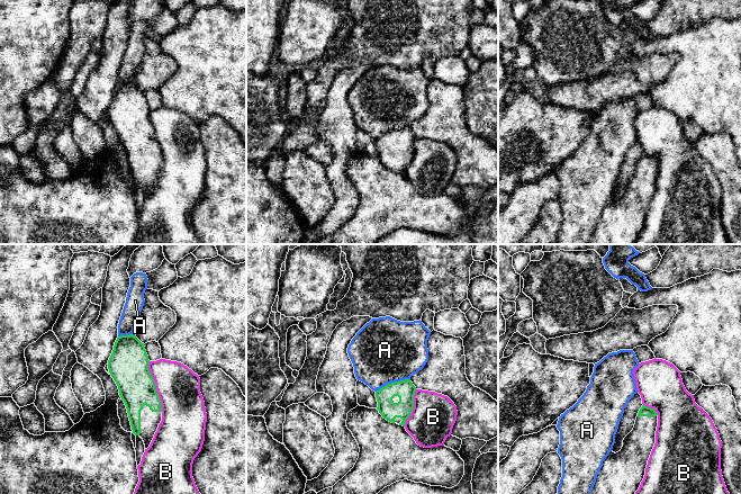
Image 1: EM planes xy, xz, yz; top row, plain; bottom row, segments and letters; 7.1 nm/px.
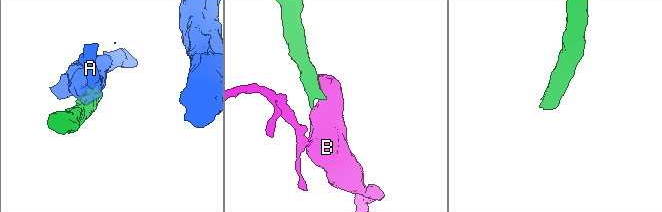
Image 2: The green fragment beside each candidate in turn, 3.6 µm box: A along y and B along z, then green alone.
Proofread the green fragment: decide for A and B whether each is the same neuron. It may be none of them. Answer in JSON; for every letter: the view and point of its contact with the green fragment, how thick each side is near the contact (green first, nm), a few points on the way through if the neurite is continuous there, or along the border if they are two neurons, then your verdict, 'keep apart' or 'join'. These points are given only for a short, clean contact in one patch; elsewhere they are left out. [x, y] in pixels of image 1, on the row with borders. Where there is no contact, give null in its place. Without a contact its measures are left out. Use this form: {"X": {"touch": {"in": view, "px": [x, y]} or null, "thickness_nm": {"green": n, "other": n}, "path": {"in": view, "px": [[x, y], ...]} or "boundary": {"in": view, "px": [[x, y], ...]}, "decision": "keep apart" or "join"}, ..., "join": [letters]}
{"A": {"touch": {"in": "xz", "px": [392, 383]}, "thickness_nm": {"green": 140, "other": 460}, "decision": "keep apart"}, "B": {"touch": {"in": "xy", "px": [154, 386]}, "thickness_nm": {"green": 280, "other": 300}, "boundary": {"in": "xy", "px": [[148, 361], [148, 371], [154, 382], [154, 388], [162, 411]]}, "decision": "keep apart"}, "join": []}

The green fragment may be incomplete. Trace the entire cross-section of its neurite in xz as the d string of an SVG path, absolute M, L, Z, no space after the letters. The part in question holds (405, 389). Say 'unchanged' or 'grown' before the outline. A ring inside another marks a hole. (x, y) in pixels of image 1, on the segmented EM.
grown; M410 379L388 384L376 392L377 410L387 421L404 426L414 408L415 392Z

